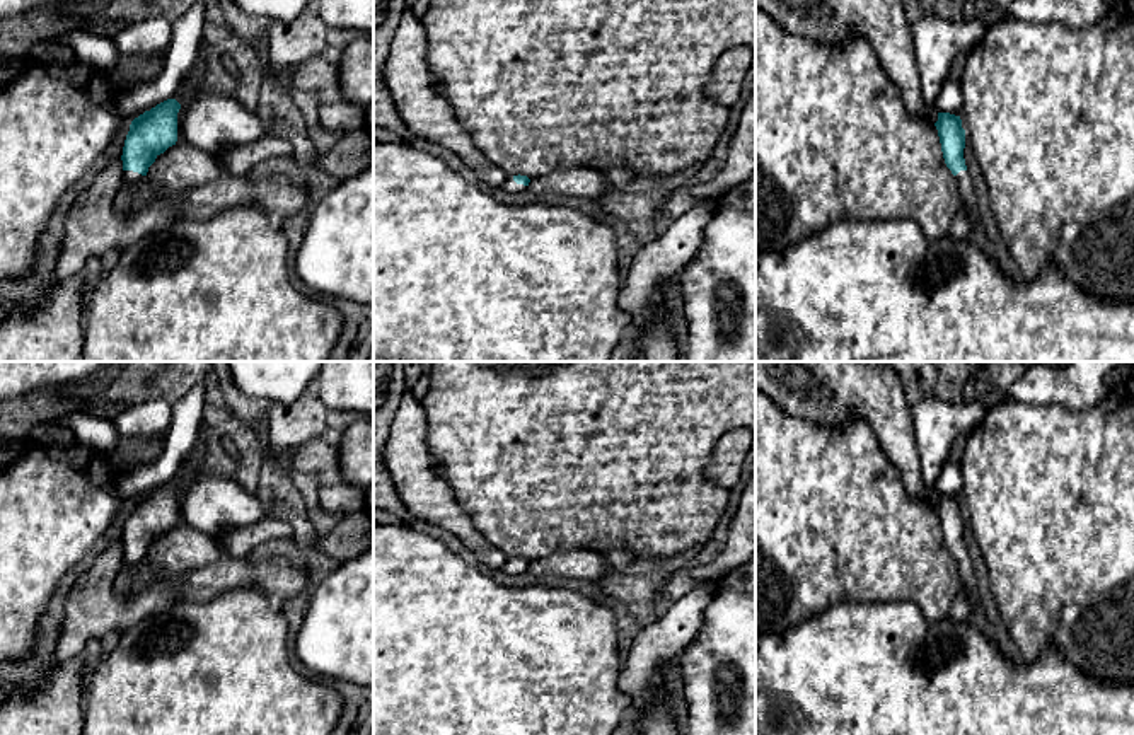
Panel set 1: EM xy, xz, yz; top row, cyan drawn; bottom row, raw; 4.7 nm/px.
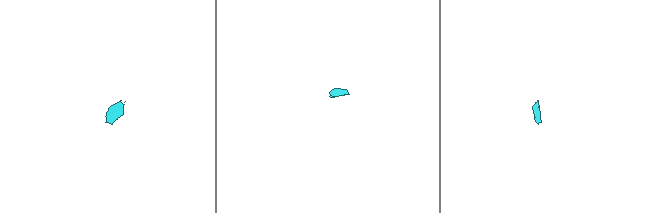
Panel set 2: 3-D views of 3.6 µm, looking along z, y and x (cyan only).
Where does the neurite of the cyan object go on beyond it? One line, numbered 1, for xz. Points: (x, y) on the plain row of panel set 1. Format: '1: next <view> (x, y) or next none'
1: next xz (510, 568)

